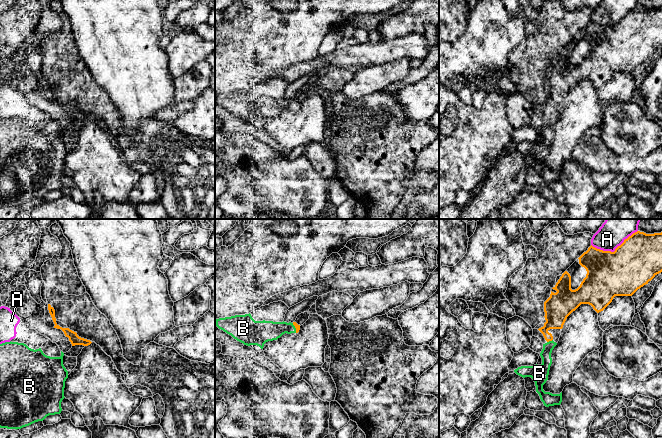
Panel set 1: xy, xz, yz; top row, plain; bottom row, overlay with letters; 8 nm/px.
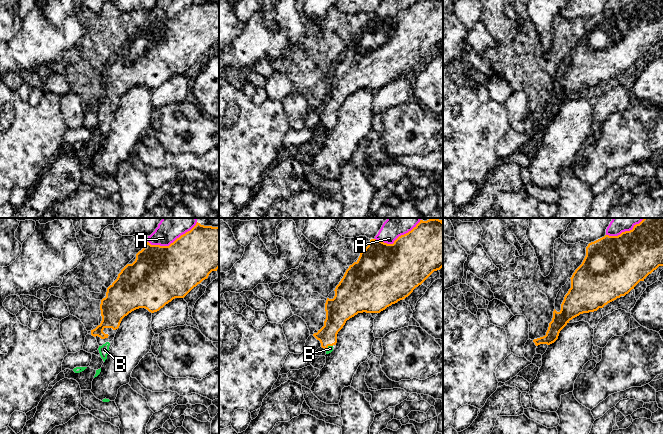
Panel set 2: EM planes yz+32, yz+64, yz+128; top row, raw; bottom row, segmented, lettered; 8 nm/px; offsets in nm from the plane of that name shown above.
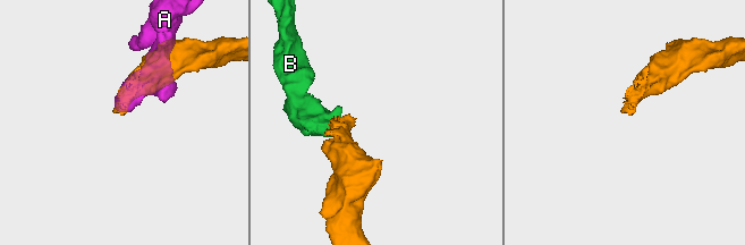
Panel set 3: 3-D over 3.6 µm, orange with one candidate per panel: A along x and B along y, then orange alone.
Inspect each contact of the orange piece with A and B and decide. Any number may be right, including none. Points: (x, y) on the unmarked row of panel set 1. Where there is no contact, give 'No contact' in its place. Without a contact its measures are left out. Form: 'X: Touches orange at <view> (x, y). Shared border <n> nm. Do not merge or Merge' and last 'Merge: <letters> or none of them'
A: Touches orange at yz (615, 26). Shared border 400 nm. Do not merge
B: Touches orange at yz (549, 116). Shared border 50 nm. Merge
Merge: B

